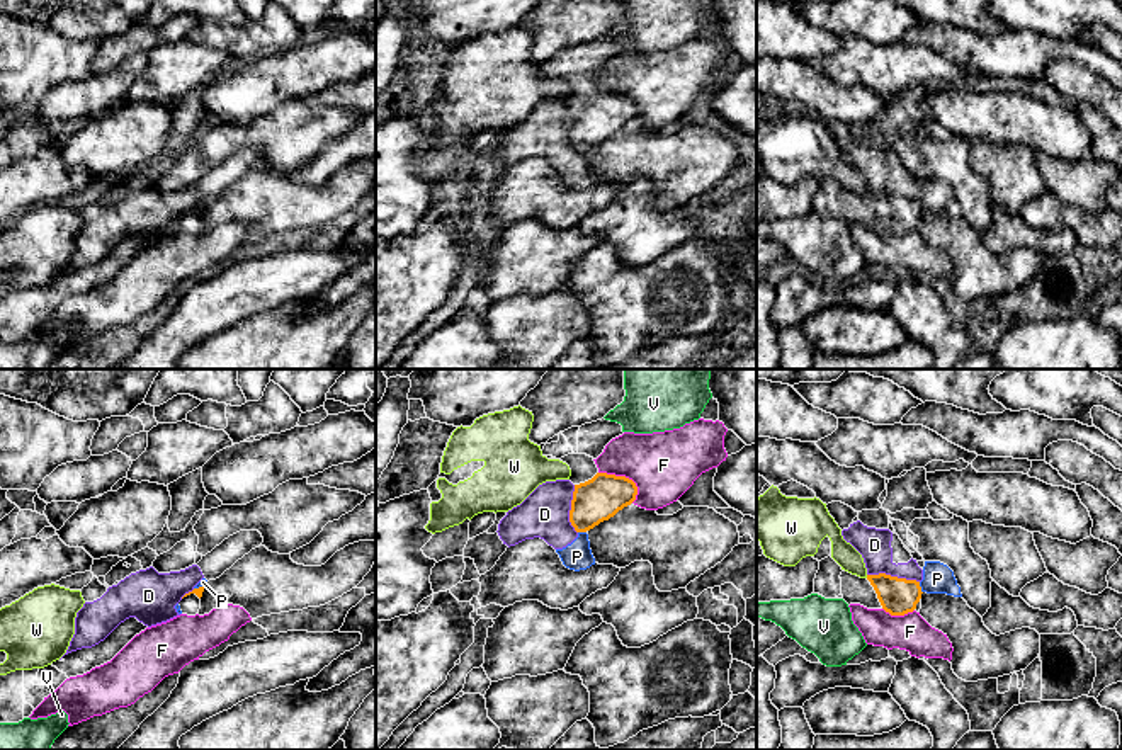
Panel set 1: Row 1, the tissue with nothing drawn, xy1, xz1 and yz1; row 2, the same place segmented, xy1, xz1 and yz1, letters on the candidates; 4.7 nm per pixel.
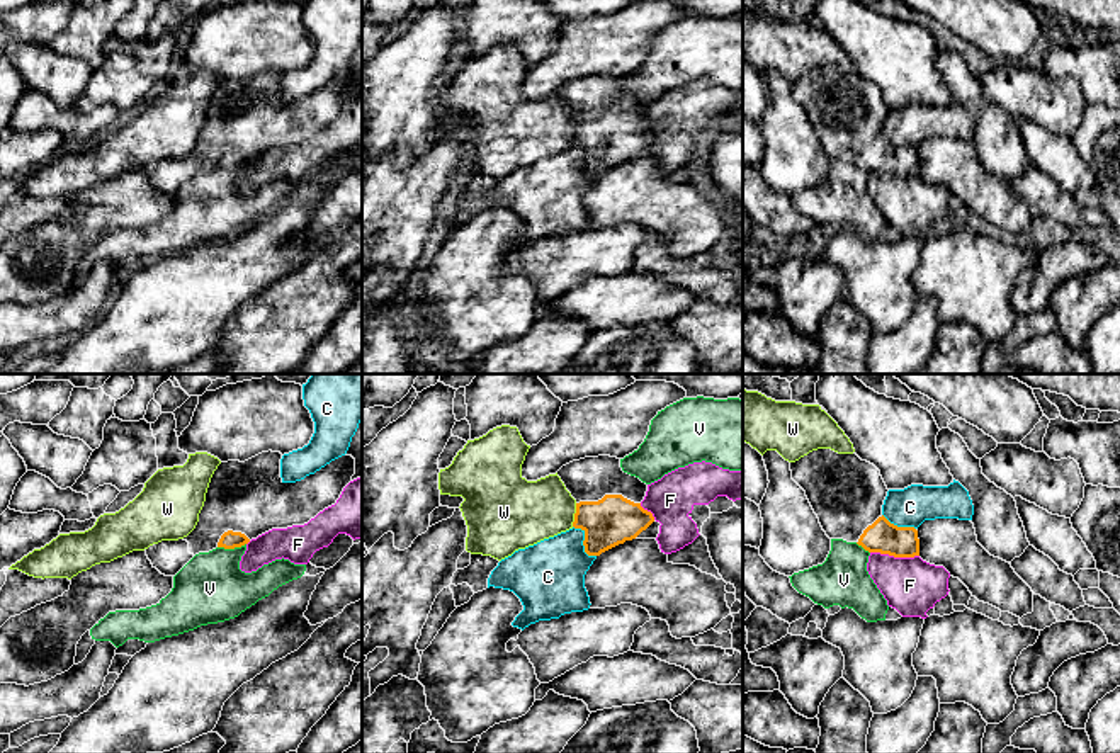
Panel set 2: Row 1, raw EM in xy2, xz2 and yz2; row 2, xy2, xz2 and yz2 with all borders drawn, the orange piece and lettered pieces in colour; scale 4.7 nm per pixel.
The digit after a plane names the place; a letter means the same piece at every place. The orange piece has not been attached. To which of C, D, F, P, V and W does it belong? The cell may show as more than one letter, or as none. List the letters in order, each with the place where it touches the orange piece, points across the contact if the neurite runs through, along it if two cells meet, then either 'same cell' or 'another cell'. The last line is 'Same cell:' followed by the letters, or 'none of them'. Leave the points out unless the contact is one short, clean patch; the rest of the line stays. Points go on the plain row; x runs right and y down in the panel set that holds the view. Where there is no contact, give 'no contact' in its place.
C: contact xz2 (583, 162); another cell
D: contact yz1 (893, 196); border yz1 (867, 193), (889, 193), (918, 201); another cell
F: contact xz1 (624, 96); another cell
P: contact yz1 (920, 206); border yz1 (918, 201), (922, 211); another cell
V: contact xy2 (231, 167); another cell
W: contact xz2 (575, 135); another cell
Same cell: none of them

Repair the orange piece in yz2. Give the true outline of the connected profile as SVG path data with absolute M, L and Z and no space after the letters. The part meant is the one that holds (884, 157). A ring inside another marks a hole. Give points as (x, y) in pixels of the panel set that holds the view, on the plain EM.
M817 68L790 82L790 90L829 158L894 177L919 175L918 150L897 146L882 134L889 109L874 83L855 71Z

